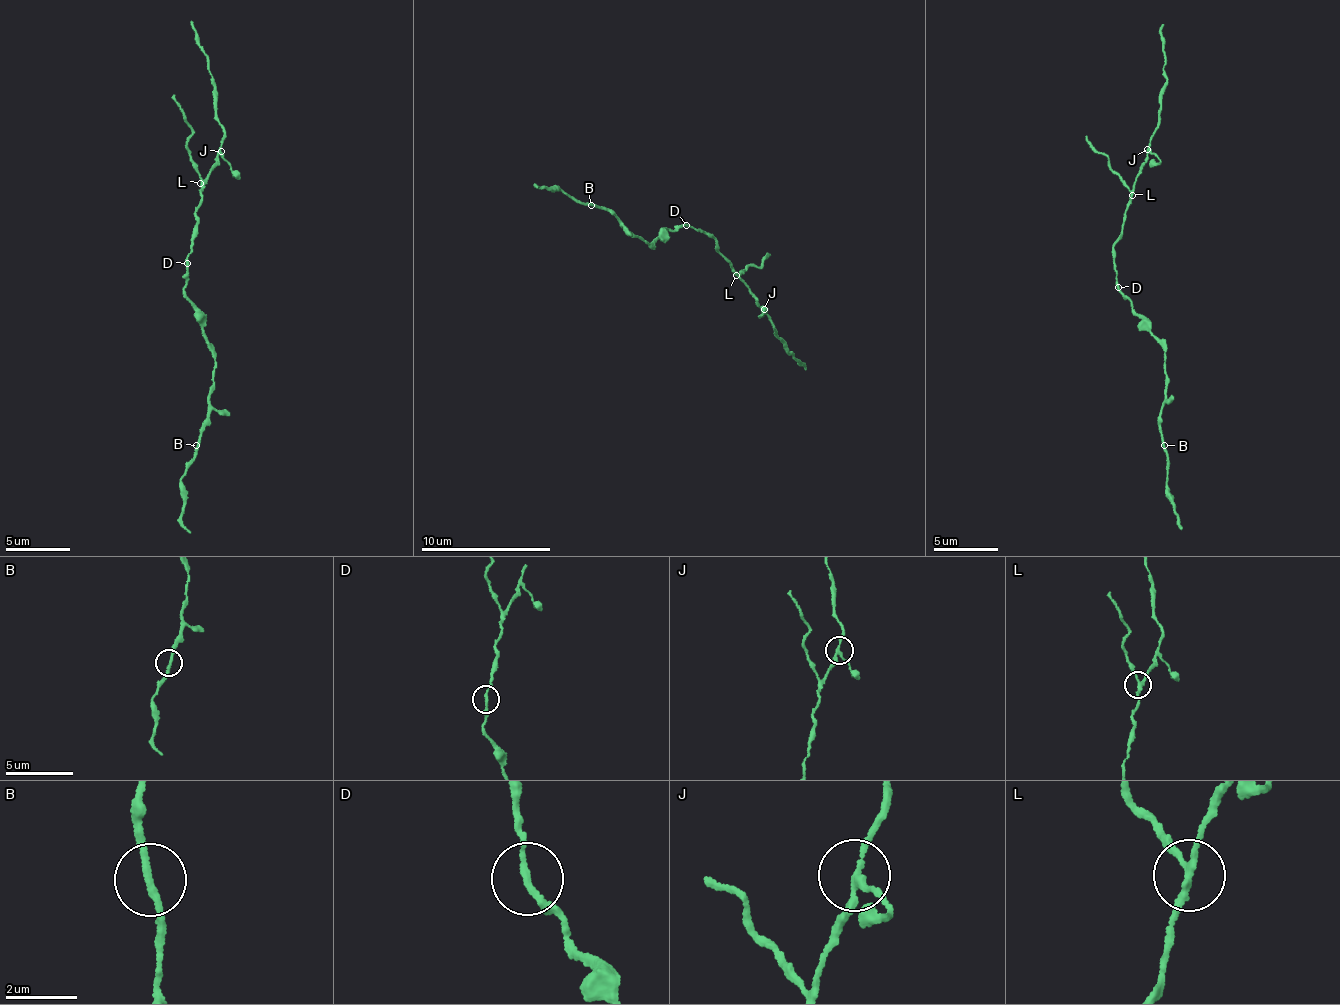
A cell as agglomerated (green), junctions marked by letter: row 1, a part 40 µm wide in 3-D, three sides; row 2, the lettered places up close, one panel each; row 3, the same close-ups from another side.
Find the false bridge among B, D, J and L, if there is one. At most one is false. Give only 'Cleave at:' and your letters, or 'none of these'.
Cleave at: L

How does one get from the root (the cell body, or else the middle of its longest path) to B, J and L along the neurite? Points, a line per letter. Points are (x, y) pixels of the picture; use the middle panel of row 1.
B: (690, 225), (664, 228), (663, 234), (660, 232), (649, 244), (618, 223), (607, 209), (591, 205)
J: (690, 225), (714, 238), (716, 248), (728, 258), (734, 271), (764, 309)
L: (690, 225), (714, 238), (716, 248), (728, 258), (736, 275)

